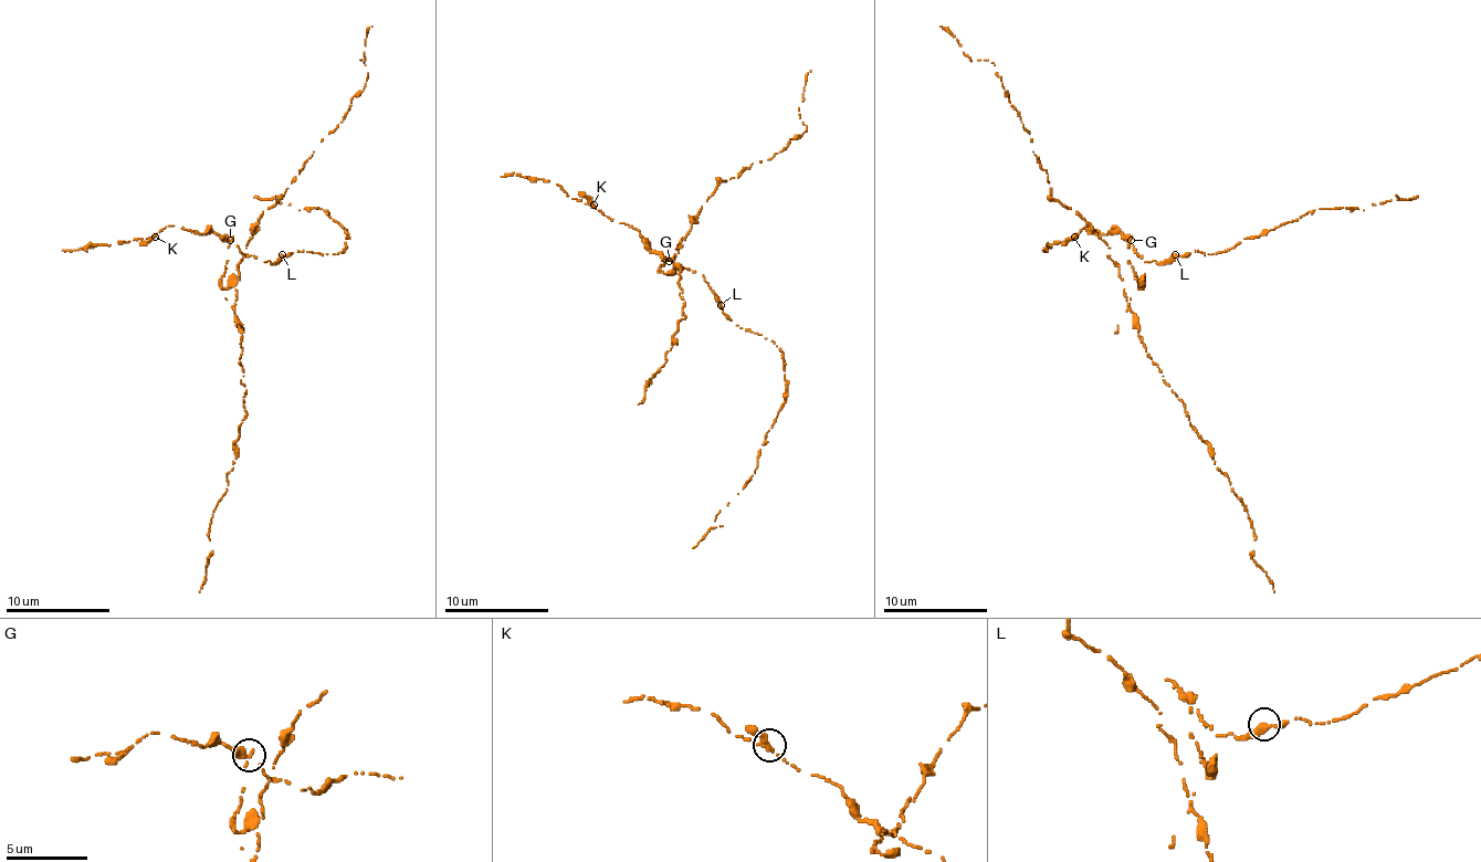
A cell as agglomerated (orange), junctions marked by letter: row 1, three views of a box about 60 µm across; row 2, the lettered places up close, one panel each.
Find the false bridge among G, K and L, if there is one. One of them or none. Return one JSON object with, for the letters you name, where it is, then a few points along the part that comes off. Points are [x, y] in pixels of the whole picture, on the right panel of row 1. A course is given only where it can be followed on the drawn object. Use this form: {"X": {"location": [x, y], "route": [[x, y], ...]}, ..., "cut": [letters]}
{"G": {"location": [1131, 240], "route": [[1131, 239], [1128, 262], [1138, 288], [1125, 298], [1107, 244], [1051, 195], [1001, 79], [939, 27]]}, "cut": ["G"]}

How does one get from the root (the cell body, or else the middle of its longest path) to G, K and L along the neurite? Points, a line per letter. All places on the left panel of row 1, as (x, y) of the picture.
G: (240, 252), (238, 244), (230, 239)
K: (240, 252), (238, 244), (211, 231), (196, 234), (188, 229), (165, 227), (155, 237)
L: (240, 252), (263, 262), (274, 262), (282, 254)

